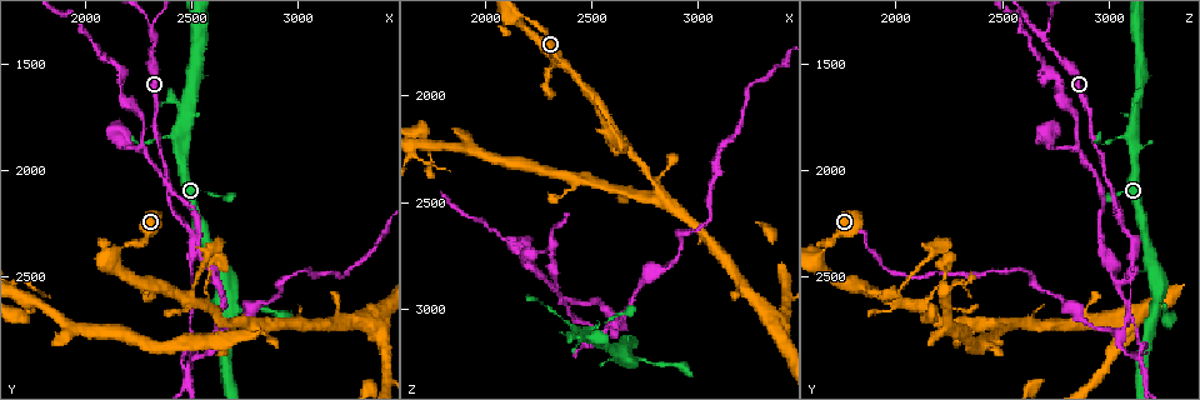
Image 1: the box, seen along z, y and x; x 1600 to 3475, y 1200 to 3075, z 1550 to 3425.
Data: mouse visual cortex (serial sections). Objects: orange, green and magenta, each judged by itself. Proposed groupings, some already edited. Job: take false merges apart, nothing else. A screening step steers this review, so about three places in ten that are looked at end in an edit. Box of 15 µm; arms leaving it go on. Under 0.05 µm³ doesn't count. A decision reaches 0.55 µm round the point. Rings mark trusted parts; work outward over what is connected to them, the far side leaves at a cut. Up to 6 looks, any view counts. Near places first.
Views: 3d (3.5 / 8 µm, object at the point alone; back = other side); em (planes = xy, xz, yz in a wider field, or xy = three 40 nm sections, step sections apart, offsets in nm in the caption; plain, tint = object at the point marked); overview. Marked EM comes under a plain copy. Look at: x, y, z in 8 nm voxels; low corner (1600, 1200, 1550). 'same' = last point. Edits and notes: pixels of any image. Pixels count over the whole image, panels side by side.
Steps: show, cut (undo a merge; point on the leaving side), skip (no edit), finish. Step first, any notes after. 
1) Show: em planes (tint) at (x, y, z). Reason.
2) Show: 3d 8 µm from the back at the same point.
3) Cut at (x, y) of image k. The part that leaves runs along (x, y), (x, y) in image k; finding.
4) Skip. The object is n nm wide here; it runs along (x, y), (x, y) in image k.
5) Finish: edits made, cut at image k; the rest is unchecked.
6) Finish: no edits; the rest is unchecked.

Show: 3d 8 µm at (2520, 2860, 3150). Arms part here.

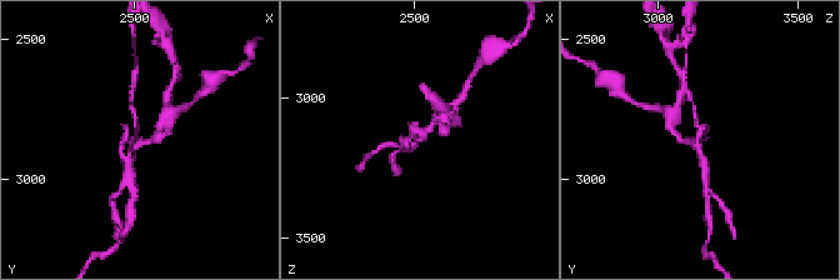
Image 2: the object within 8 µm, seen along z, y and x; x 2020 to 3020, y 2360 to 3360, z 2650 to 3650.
Show: 3d 3.5 µm from the back at (2510, 2860, 3150).

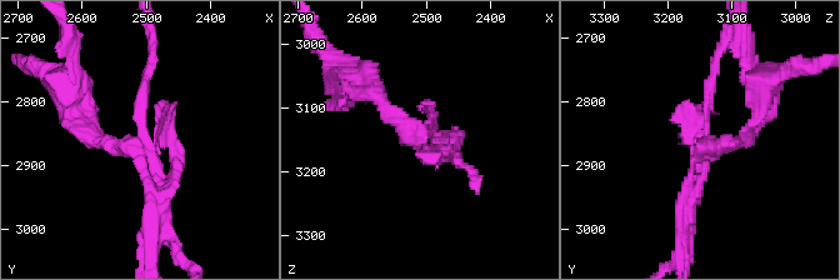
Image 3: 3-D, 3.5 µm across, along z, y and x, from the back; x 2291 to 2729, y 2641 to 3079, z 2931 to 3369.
Show: em xy step 5 (tint) at (2520, 2865, 3145). Now the EM.

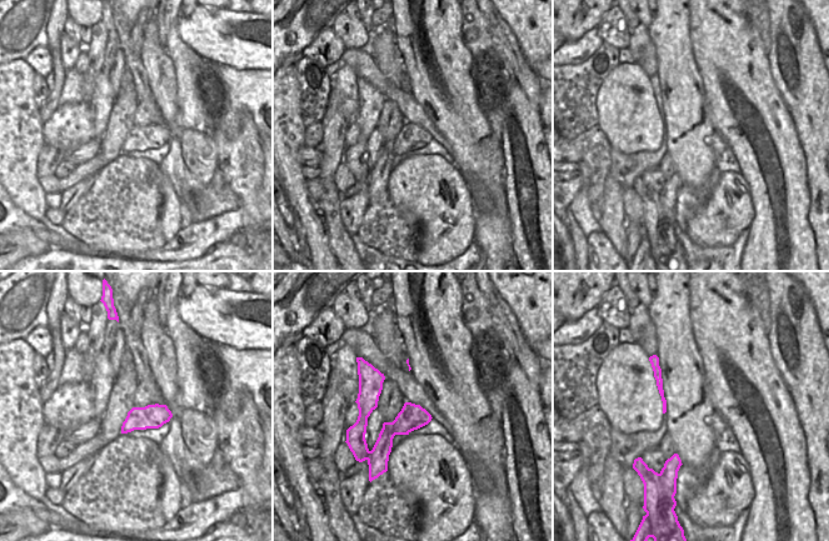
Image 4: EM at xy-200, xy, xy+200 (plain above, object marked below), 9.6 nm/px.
Cut at (728, 143) of image 3. The part that leaves runs along (704, 139), (740, 143), (765, 85) in image 3; two cells meet here.

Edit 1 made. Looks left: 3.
Show: overview. See it whole again.

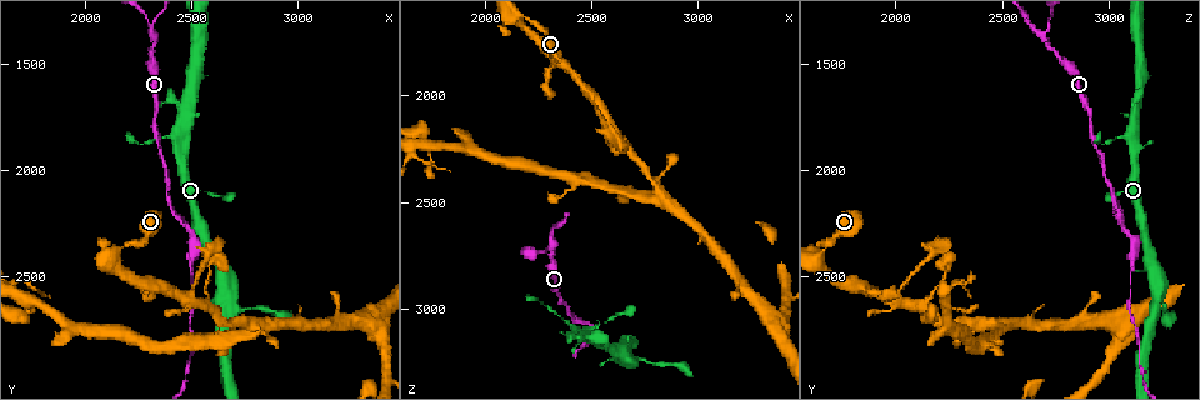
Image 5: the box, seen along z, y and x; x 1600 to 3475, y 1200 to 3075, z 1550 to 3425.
Show: 3d 3.5 µm at (2490, 2600, 2000).

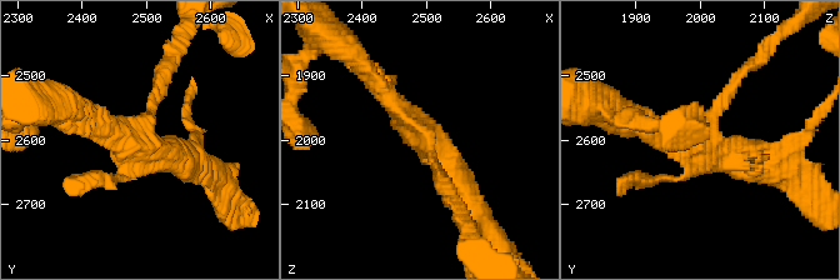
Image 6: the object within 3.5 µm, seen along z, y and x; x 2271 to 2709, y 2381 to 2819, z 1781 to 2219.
Show: em planes (tint) at (2500, 2605, 1995).

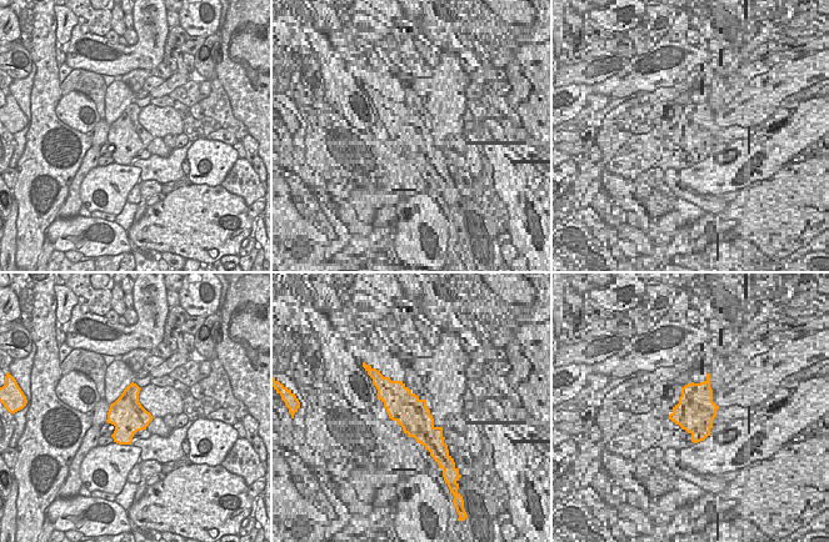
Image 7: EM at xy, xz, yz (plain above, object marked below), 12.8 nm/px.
Skip. It runs along (370, 78), (448, 160), (474, 201) in image 6; one cell here.

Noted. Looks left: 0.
Finish: edits made, cut at image 3; the rest is unchecked.

